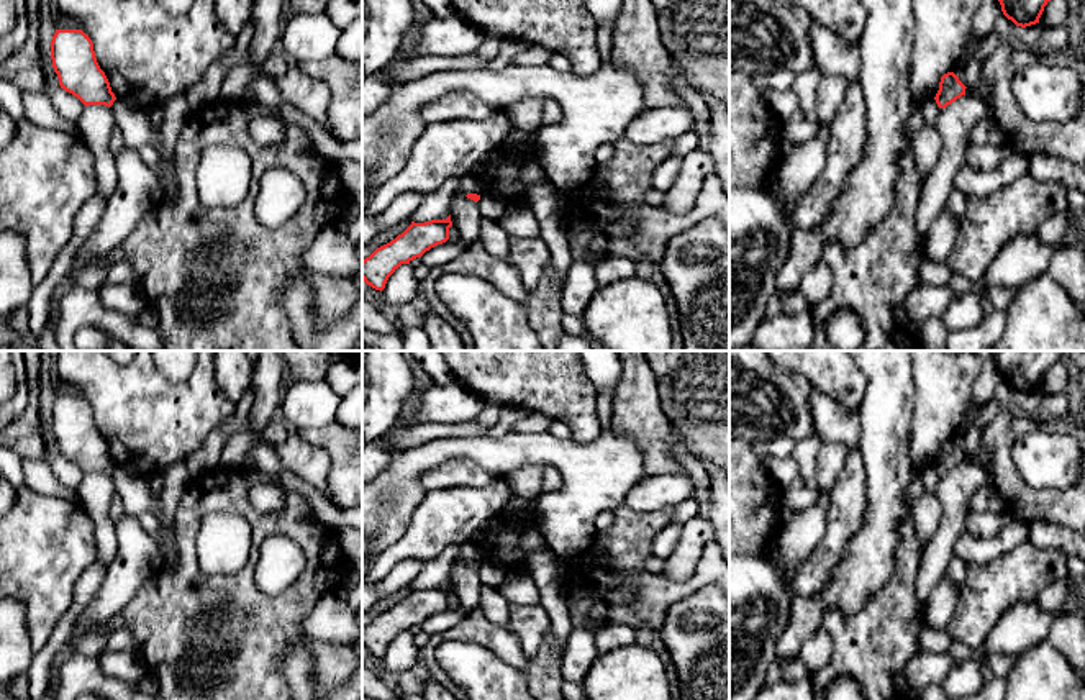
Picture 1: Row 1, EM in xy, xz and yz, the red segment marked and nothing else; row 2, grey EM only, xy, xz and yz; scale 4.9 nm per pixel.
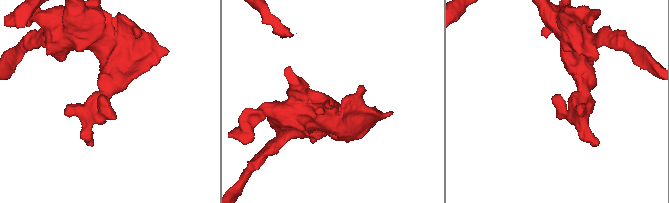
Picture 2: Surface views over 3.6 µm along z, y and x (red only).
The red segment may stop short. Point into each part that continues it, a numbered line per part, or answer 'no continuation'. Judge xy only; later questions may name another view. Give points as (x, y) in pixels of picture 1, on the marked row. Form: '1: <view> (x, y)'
no continuation

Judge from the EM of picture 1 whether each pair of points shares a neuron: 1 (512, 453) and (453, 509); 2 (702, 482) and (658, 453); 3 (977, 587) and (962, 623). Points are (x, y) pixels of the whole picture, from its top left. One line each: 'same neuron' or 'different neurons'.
1: different neurons
2: different neurons
3: same neuron

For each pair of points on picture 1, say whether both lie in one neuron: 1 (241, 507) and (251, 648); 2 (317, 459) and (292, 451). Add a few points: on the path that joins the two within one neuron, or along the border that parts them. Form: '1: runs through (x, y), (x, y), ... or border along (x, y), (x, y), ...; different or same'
1: runs through (256, 541), (248, 569), (248, 612); same
2: runs through (310, 459), (299, 456); same

